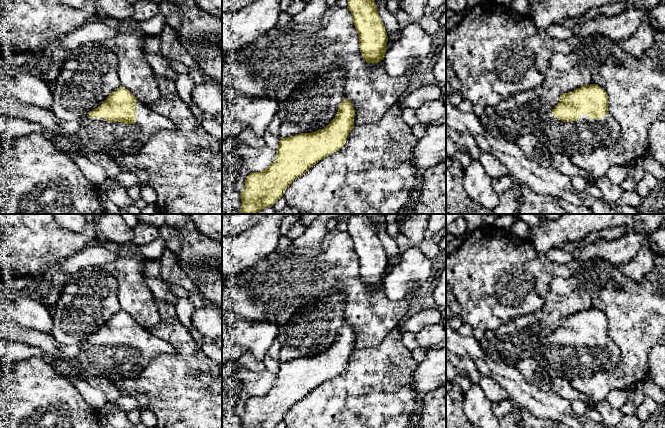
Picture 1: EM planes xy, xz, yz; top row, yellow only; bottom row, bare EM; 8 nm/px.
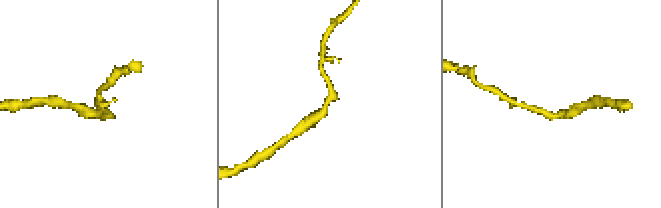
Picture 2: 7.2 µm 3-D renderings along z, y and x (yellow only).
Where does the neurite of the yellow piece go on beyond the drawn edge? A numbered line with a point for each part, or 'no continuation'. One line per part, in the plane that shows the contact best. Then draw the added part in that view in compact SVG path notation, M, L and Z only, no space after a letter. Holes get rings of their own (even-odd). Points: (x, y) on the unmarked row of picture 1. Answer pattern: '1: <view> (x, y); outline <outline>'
1: yz (560, 362); outline M588 332L585 339L580 338L580 343L572 346L563 346L552 339L552 335L543 339L540 345L534 348L532 358L537 361L543 371L551 379L566 379L571 381L575 377L589 377L600 370L615 368L621 358L620 350L609 338L602 343L588 341Z

